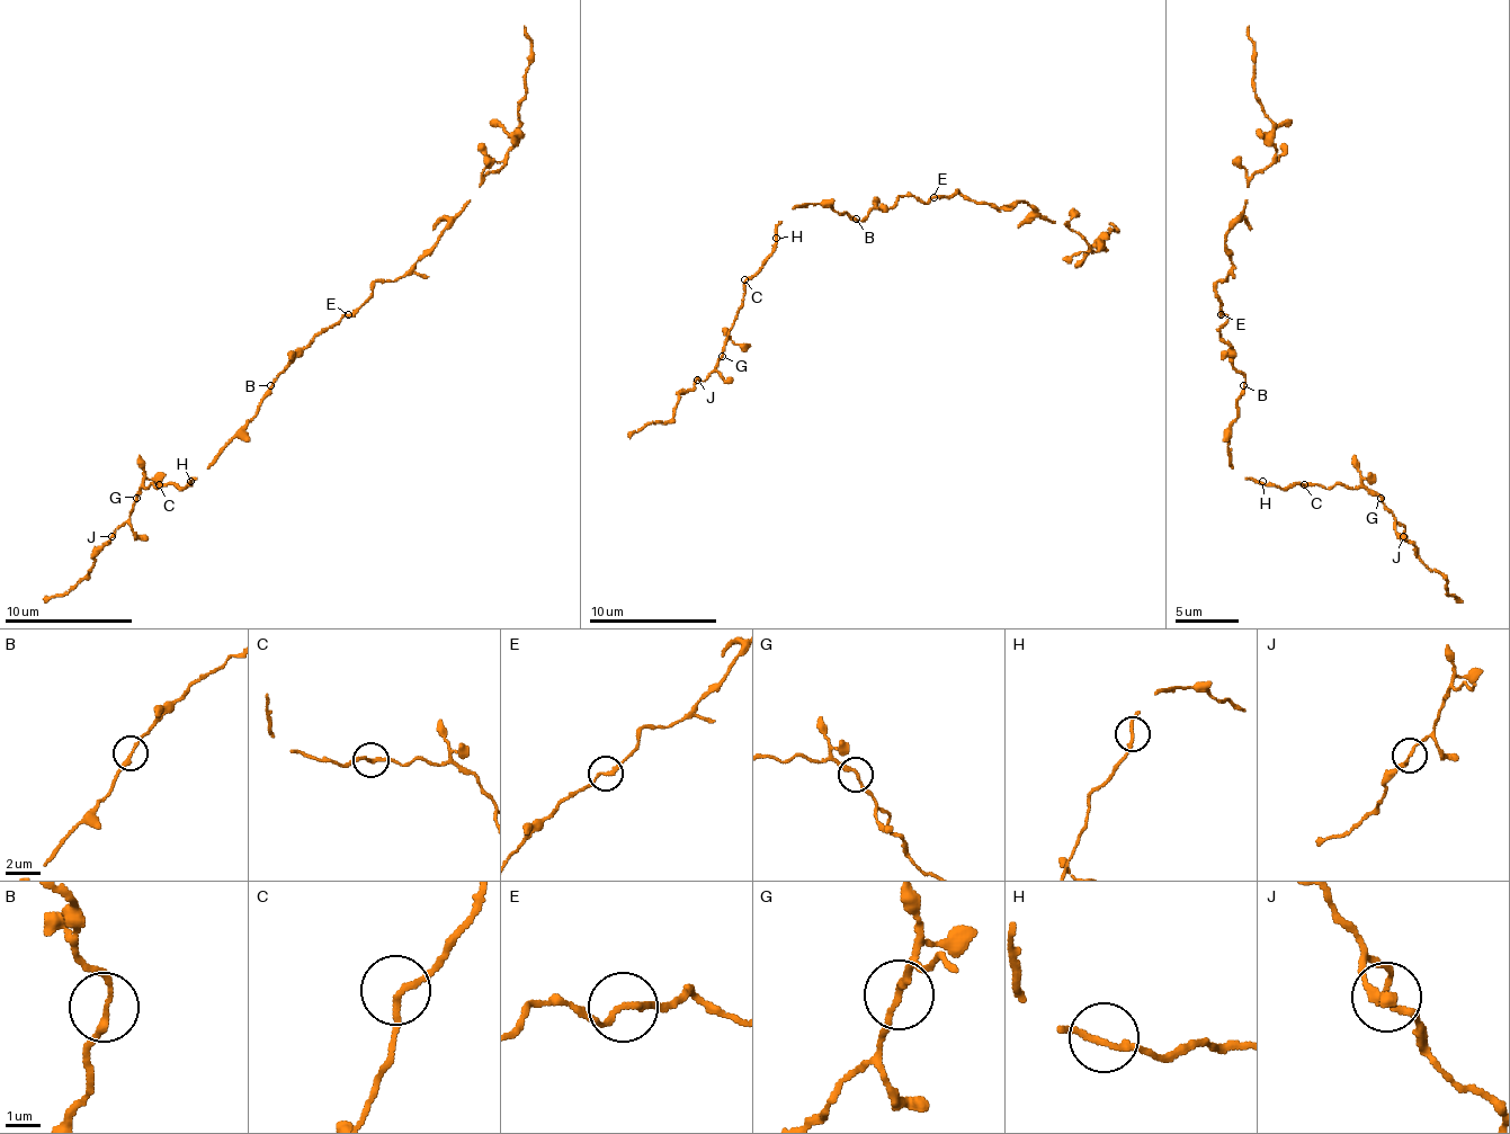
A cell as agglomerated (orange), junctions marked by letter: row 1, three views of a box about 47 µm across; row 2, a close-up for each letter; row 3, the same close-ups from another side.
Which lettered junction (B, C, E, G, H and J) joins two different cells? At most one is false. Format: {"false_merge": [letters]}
{"false_merge": []}

